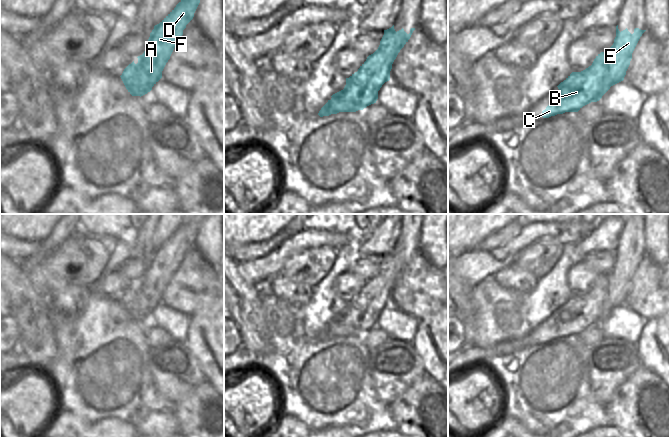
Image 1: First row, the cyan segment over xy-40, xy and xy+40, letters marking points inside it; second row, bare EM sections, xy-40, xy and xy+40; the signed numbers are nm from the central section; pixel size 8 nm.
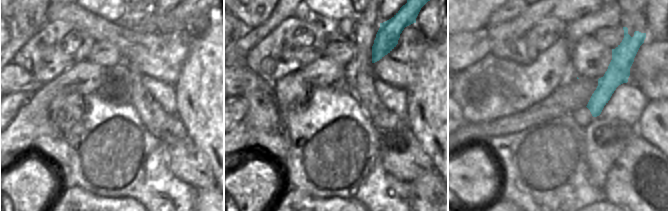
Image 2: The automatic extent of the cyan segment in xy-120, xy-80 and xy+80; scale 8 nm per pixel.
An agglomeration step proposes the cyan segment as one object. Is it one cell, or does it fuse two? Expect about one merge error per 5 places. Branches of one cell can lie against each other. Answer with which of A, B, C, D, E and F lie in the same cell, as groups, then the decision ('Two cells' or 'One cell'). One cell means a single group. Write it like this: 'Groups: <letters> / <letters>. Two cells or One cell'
Groups: A B C D F / E. Two cells

